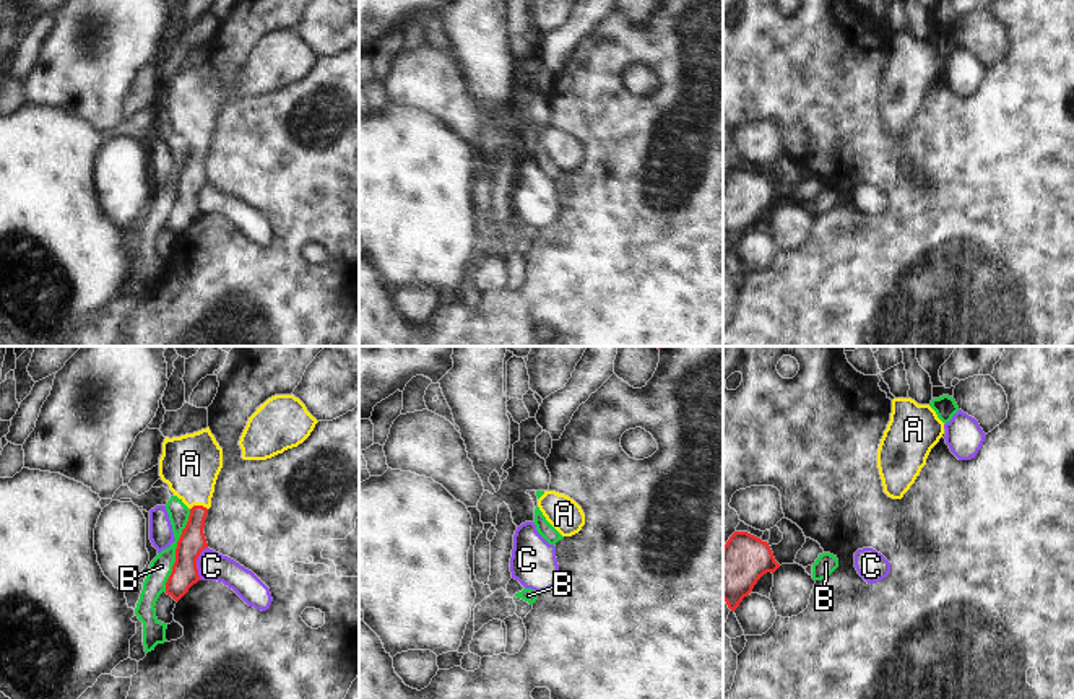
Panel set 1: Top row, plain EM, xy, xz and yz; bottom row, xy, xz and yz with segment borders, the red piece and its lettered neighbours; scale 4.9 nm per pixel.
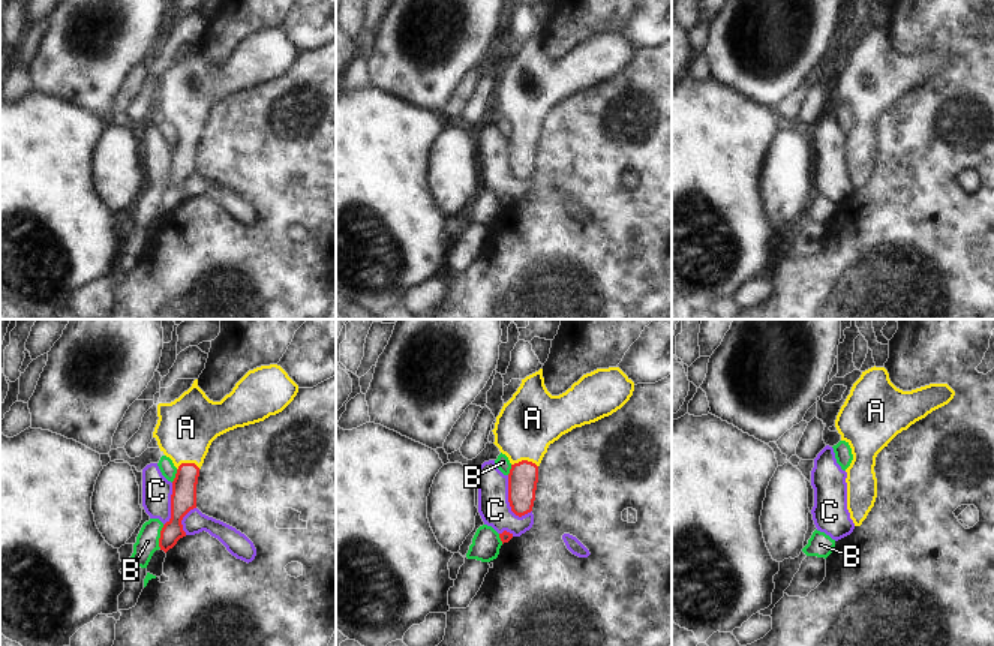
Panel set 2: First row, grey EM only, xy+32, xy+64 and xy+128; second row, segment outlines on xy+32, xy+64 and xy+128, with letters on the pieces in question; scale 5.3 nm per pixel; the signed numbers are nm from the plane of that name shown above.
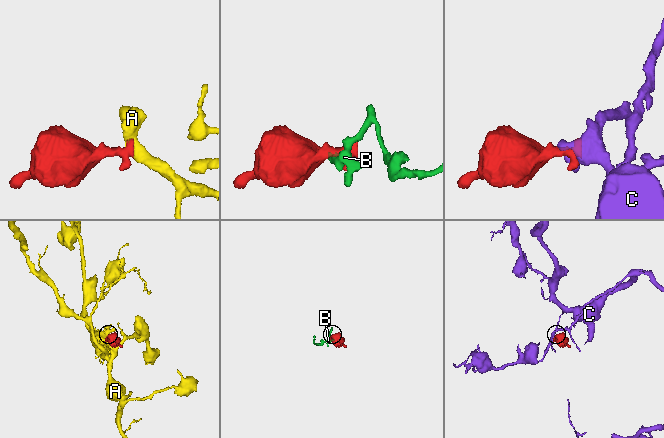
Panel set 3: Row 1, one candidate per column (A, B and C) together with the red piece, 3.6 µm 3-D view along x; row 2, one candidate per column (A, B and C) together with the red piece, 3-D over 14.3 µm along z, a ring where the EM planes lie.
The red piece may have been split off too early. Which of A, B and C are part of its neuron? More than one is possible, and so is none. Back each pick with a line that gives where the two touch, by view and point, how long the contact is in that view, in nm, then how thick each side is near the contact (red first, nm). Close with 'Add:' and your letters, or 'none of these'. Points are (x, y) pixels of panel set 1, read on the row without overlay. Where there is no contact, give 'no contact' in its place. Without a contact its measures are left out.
A: meets red in xy at (199, 142); contact 90 nm long; 140 nm thick on the red side, 300 nm on the other
Add: A

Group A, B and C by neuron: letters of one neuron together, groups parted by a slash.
A / B / C

